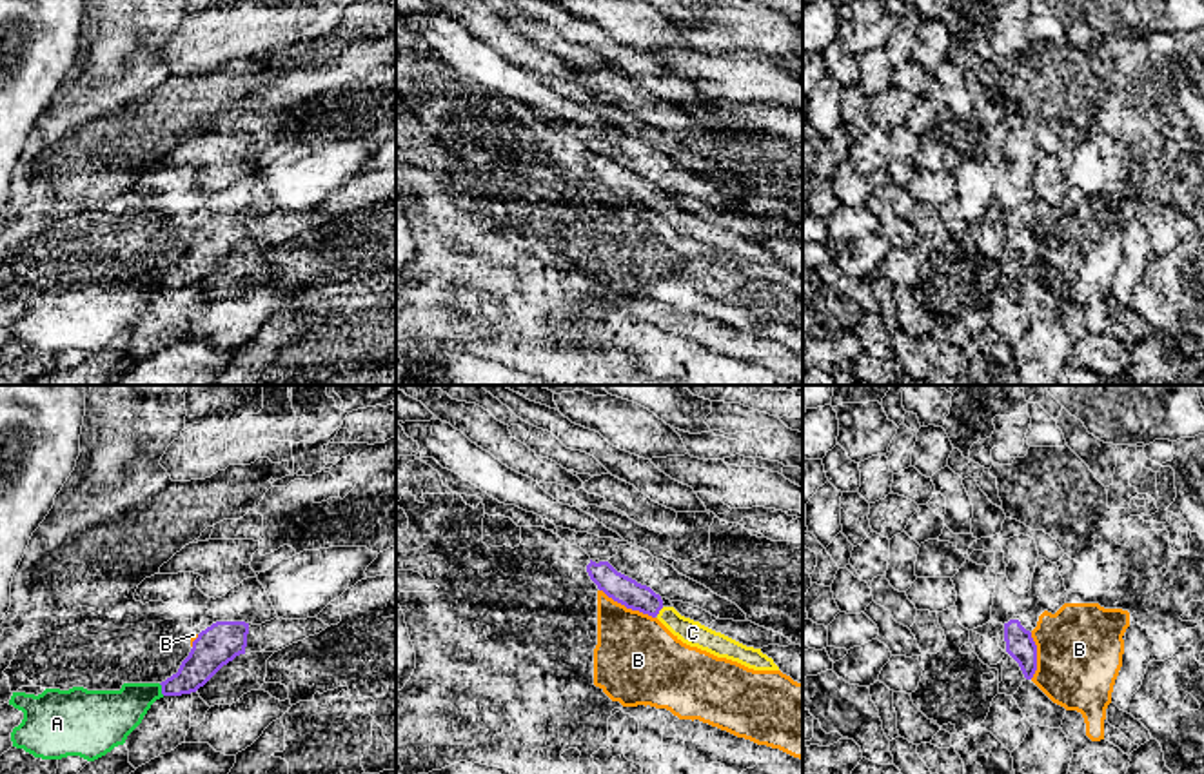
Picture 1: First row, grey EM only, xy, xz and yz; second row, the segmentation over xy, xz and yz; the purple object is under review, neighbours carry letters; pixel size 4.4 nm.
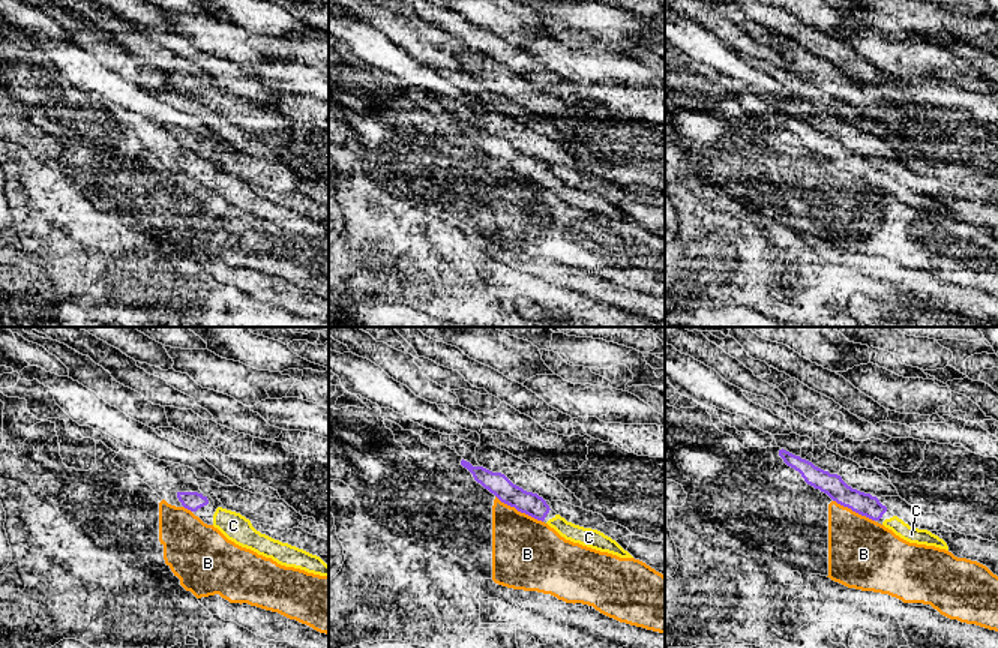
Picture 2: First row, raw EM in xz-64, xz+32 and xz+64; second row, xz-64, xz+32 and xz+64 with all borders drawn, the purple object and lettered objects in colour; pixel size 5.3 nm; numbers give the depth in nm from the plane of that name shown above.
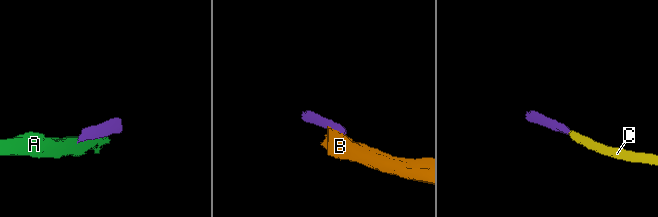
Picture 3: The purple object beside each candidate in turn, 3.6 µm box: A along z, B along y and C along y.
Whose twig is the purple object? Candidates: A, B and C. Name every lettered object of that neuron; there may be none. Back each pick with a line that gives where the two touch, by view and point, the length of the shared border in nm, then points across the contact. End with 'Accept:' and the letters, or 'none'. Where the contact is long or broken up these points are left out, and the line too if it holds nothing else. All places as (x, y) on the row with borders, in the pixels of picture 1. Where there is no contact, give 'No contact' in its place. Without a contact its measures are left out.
C: Touches purple at xz (660, 609). Shared border 50 nm
Accept: C

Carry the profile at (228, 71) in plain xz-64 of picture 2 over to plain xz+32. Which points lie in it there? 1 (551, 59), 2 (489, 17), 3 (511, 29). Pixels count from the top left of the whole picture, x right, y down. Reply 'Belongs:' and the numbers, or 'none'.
Belongs: none

